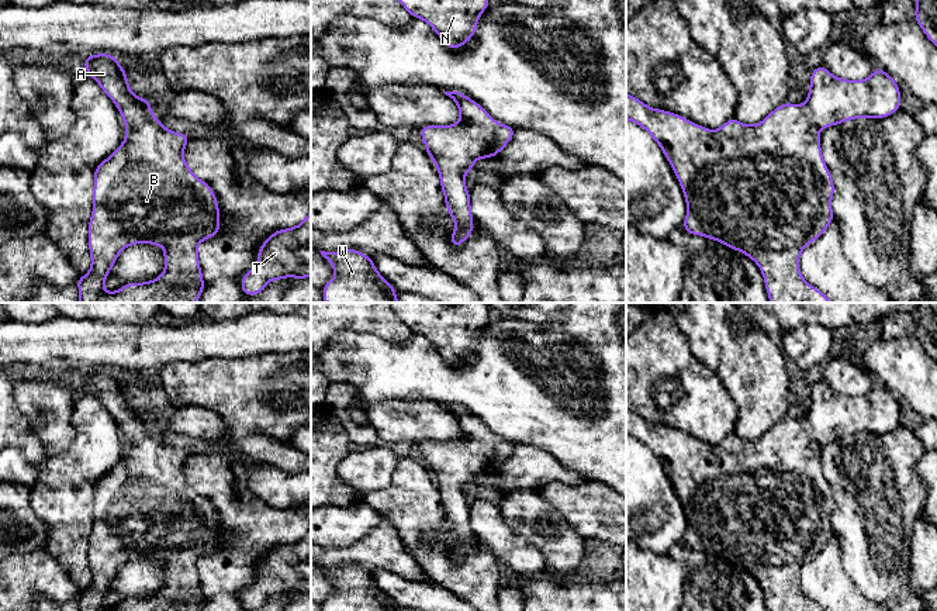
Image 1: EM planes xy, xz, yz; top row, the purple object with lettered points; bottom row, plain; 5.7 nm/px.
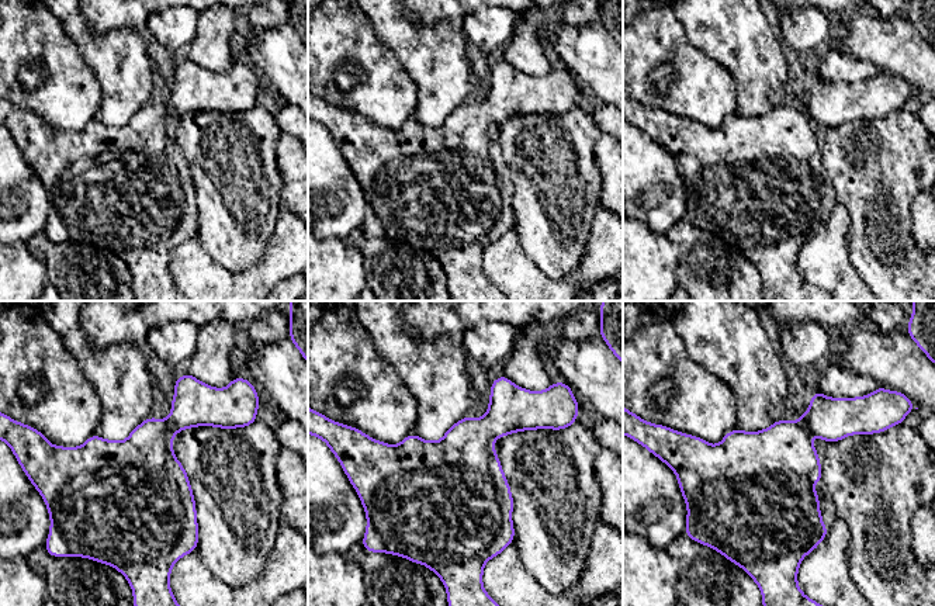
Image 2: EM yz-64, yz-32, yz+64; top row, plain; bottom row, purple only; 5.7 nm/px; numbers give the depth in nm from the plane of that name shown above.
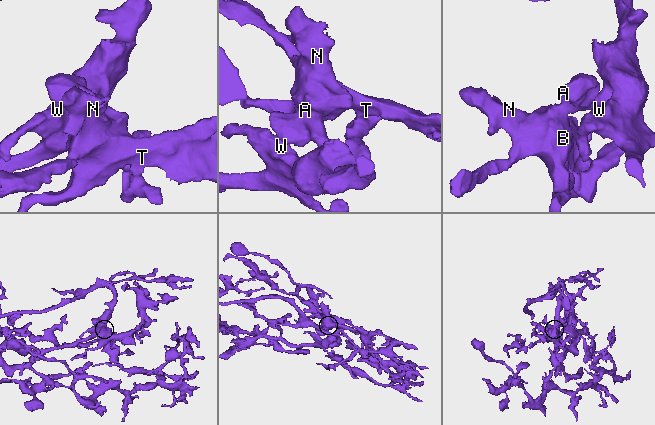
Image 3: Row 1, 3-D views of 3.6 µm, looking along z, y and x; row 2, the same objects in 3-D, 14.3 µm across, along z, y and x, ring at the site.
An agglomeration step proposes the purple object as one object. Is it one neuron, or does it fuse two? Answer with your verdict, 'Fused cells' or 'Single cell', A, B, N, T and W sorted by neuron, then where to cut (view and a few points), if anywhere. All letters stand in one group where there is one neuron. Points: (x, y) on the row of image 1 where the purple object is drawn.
Single cell. Groups: A B N T W. No split

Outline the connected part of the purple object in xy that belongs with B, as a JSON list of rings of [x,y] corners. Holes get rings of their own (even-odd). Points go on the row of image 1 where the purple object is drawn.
[[[114,55],[84,58],[84,69],[113,100],[125,124],[124,142],[94,169],[93,213],[89,221],[91,267],[79,277],[79,303],[196,303],[204,291],[197,245],[219,232],[219,207],[211,186],[196,177],[183,158],[190,135],[165,128],[151,113],[152,100],[135,96],[127,70]],[[135,244],[163,246],[165,270],[152,280],[127,283],[113,293],[103,286],[118,255]]]

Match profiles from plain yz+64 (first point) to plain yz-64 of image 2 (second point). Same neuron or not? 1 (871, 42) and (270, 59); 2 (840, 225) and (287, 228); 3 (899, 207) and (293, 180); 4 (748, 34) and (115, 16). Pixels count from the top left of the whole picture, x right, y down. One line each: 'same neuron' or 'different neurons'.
1: same neuron
2: same neuron
3: different neurons
4: different neurons

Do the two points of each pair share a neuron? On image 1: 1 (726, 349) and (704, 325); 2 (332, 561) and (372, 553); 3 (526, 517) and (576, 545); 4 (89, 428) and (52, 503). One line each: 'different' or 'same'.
1: same
2: same
3: same
4: same

